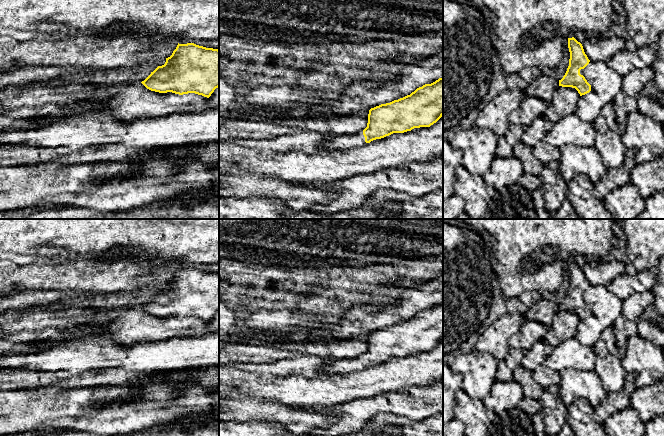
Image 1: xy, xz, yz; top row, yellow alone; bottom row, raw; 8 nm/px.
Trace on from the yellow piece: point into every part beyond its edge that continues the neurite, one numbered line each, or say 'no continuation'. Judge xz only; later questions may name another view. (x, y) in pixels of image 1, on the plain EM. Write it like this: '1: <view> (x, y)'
1: xz (340, 365)

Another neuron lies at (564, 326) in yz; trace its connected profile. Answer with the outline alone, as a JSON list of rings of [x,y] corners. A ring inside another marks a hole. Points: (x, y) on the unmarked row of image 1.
[[[558,310],[552,324],[548,327],[544,341],[555,347],[561,342],[575,337],[580,318],[575,312]]]

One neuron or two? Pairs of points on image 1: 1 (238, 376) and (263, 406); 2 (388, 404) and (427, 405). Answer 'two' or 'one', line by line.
1: two
2: one

